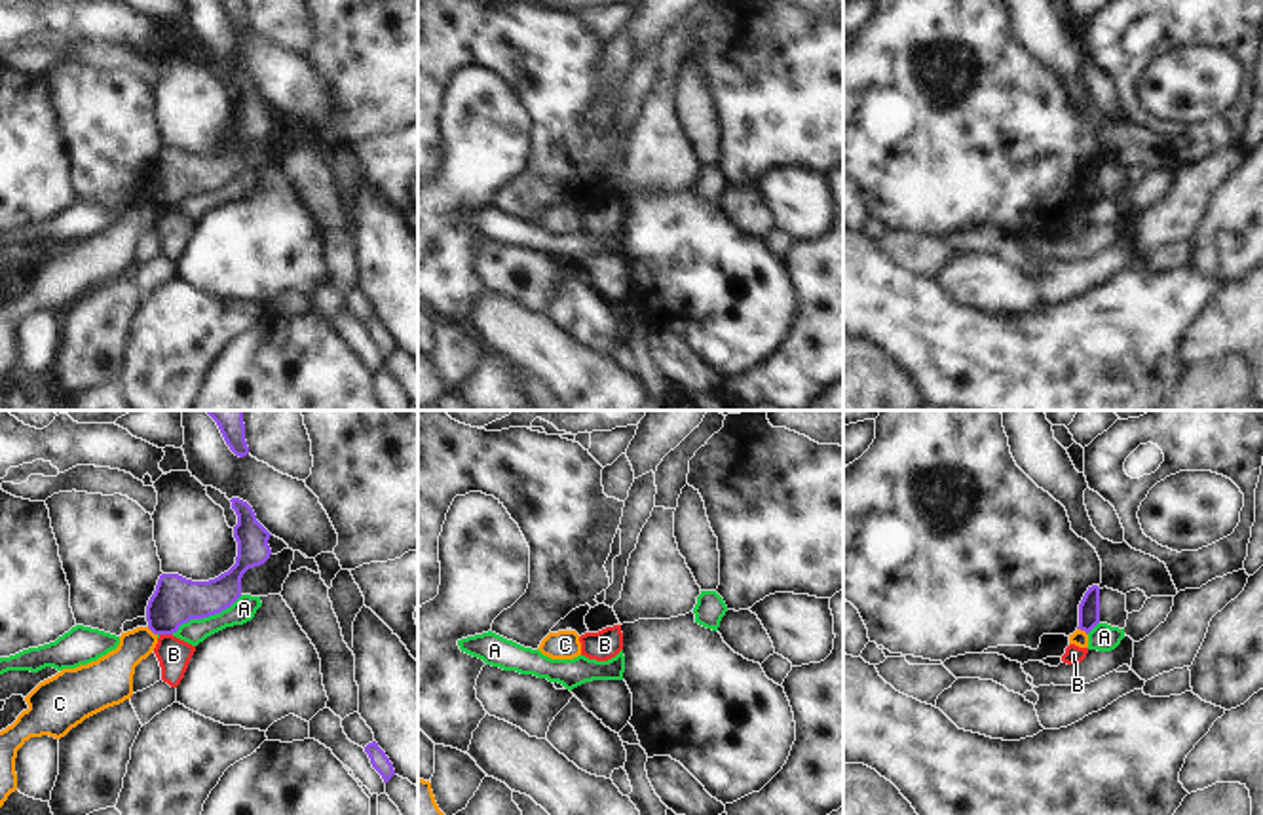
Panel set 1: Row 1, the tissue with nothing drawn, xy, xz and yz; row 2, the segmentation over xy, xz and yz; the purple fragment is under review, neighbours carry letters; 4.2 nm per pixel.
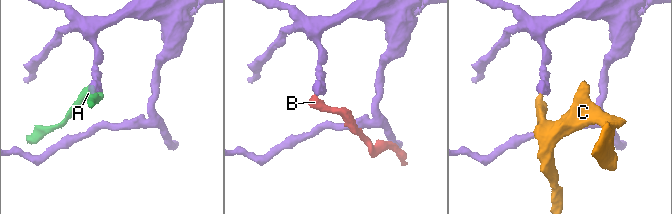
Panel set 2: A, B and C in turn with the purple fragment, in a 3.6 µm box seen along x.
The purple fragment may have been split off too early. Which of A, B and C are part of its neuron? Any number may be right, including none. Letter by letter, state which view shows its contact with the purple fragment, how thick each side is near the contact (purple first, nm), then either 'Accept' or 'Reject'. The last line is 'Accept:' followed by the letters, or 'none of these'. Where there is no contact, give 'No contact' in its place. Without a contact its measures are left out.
A: Touches purple in xy. Thickness 200 nm (purple) against 100 nm. Reject
B: Touches purple in xy. Thickness 200 nm (purple) against 140 nm. Reject
C: Touches purple in yz. Thickness 100 nm (purple) against 70 nm. Reject
Accept: none of these

